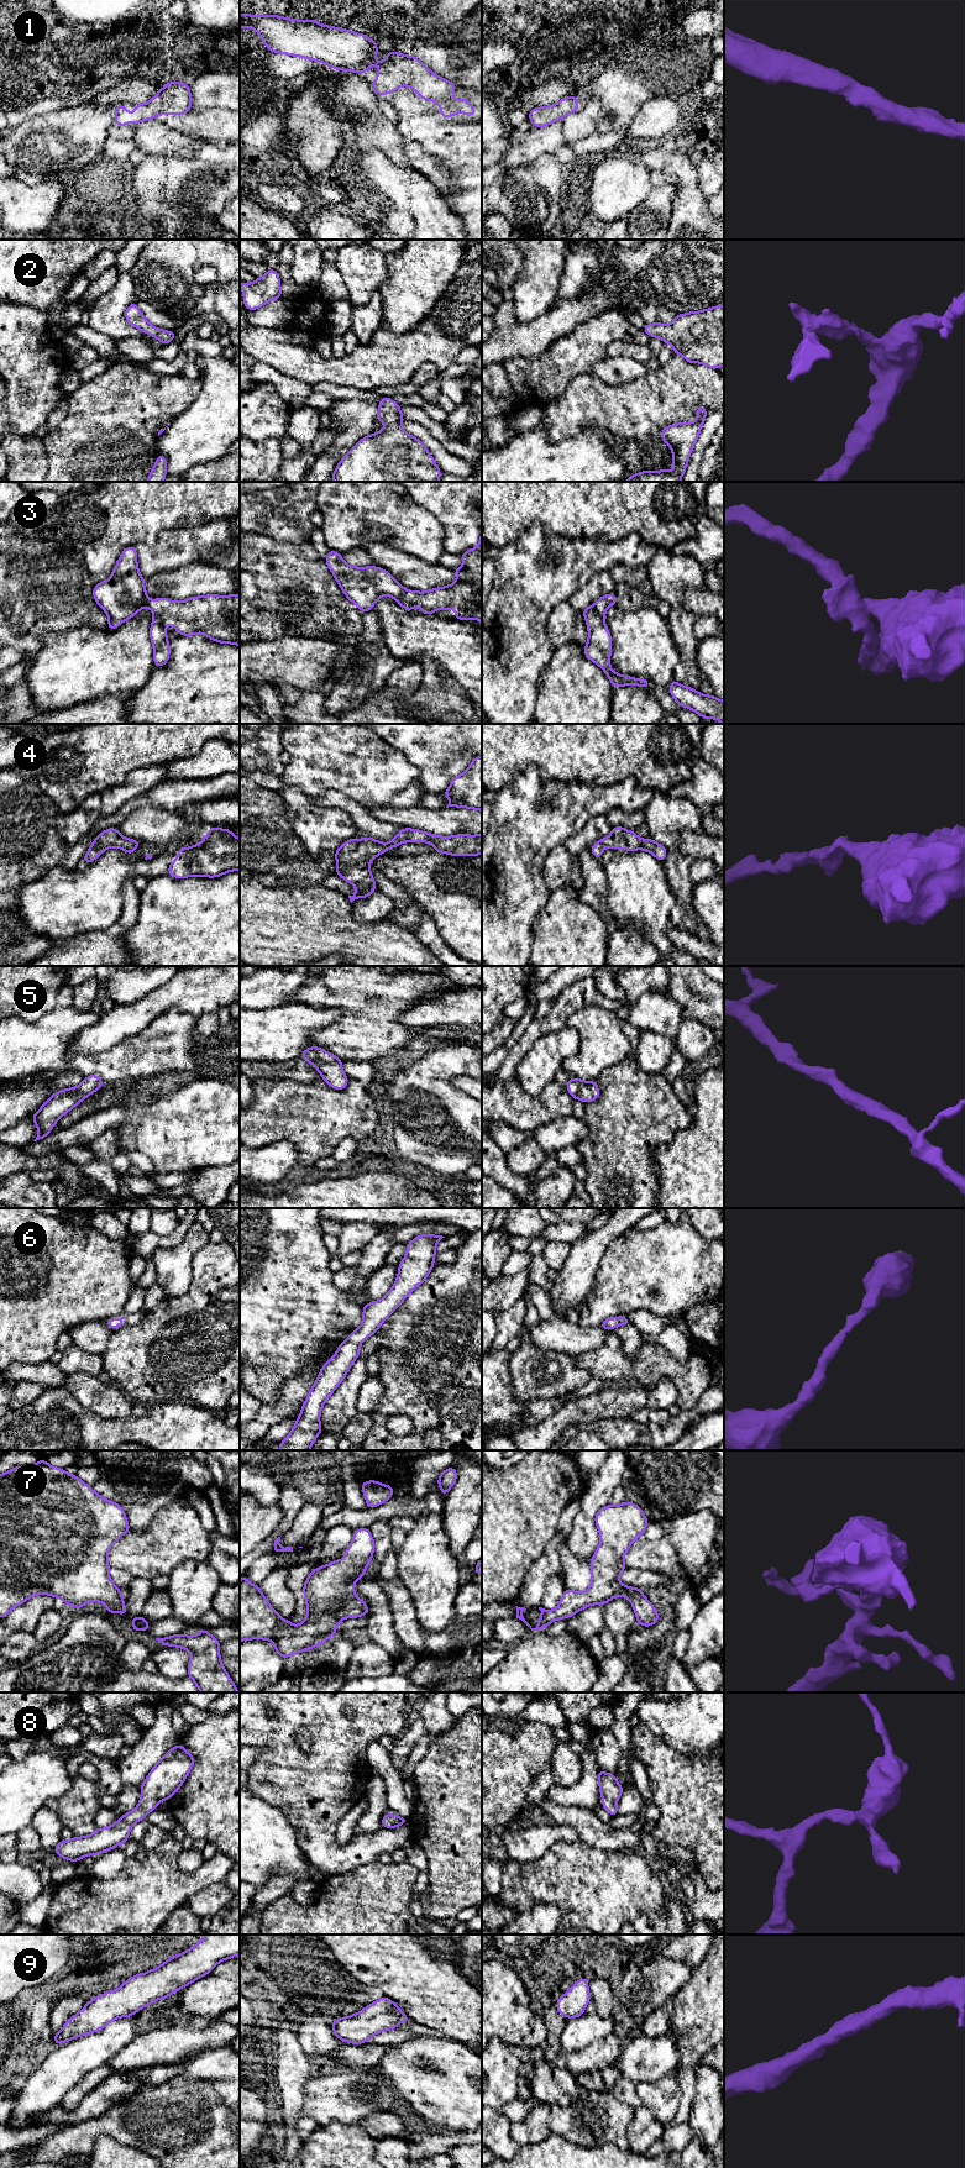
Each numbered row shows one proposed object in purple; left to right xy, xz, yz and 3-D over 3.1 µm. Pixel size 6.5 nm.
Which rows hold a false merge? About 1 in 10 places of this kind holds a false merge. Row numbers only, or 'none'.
3

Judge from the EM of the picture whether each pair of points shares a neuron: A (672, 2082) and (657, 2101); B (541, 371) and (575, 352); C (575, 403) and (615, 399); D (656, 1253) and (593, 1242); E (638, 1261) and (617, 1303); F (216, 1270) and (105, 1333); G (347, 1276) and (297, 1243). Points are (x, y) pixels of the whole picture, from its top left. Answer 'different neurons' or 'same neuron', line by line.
A: same neuron
B: same neuron
C: same neuron
D: different neurons
E: same neuron
F: different neurons
G: different neurons

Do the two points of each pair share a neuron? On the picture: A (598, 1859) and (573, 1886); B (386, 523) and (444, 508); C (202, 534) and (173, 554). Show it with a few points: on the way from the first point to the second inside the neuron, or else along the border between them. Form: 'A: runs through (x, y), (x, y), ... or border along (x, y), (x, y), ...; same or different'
A: runs through (592, 1865), (578, 1880); same
B: border along (409, 494), (435, 516), (442, 528), (444, 537); different
C: runs through (194, 541), (181, 546); same

